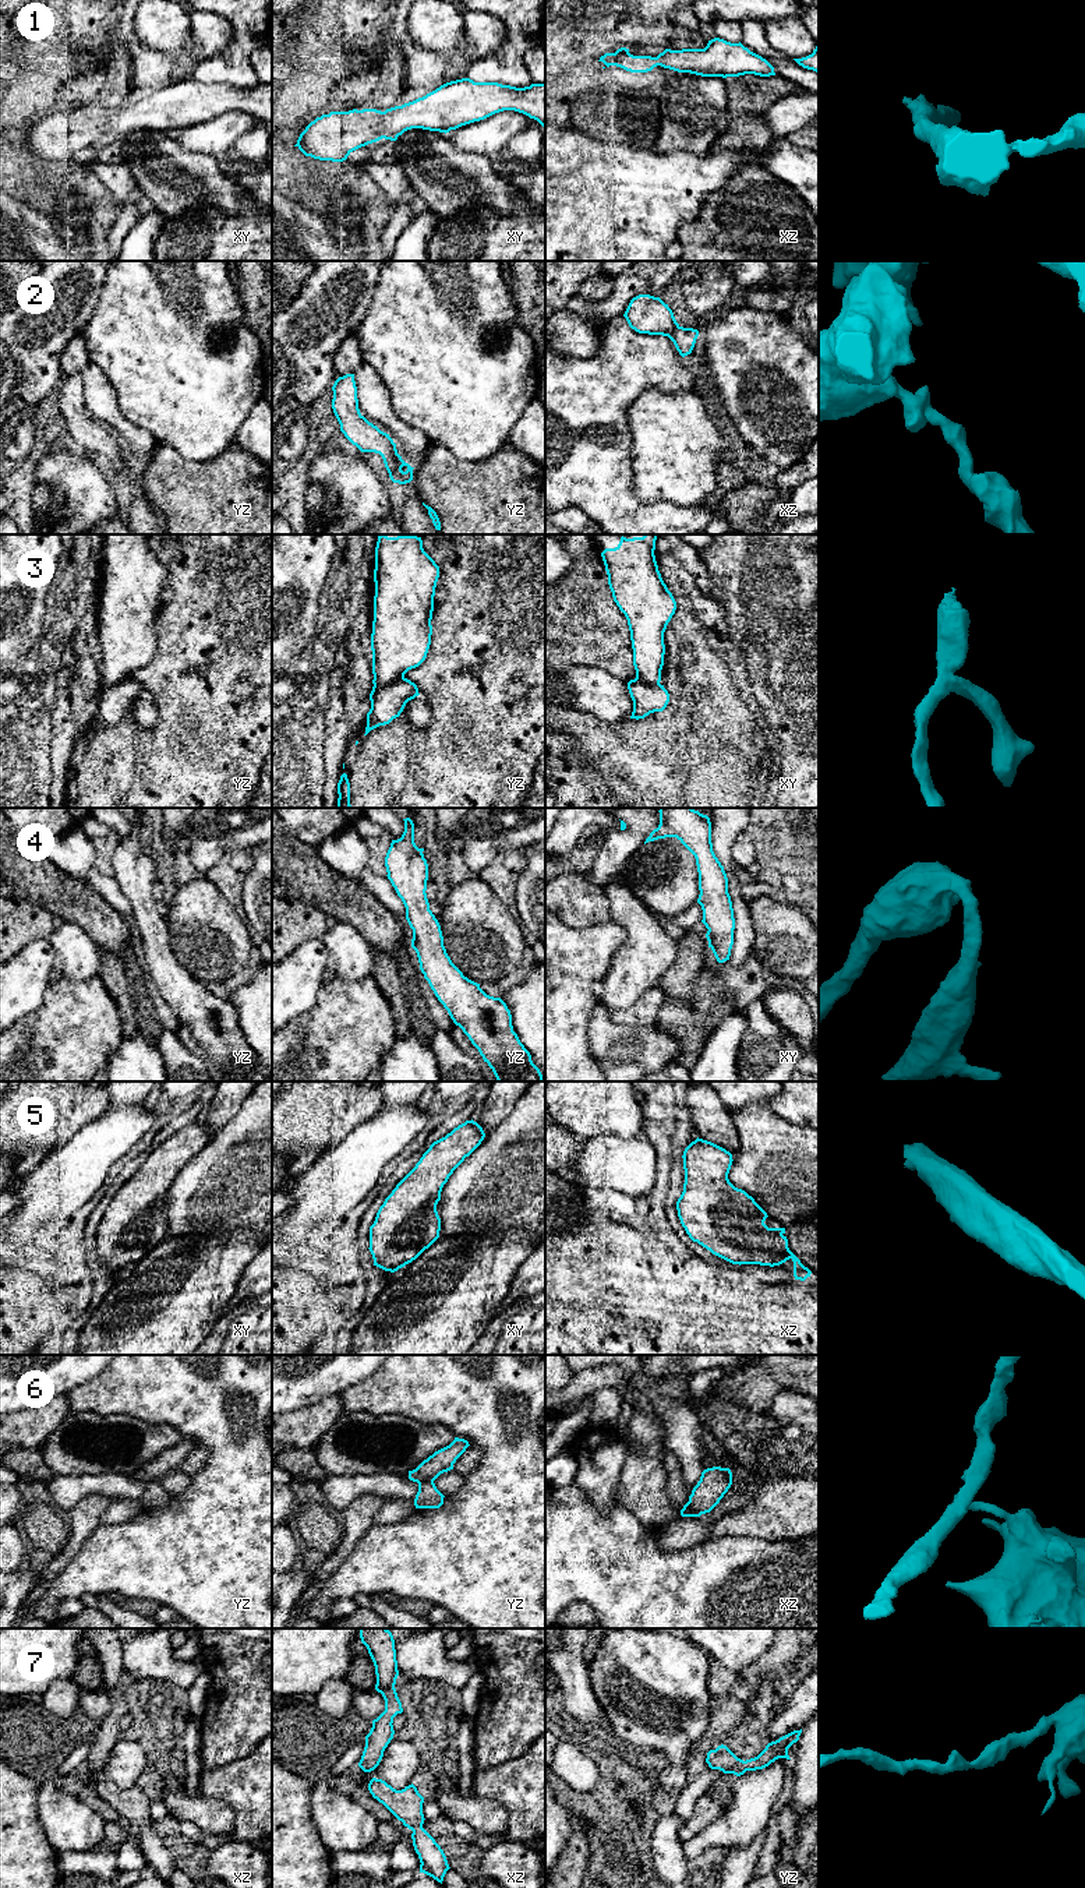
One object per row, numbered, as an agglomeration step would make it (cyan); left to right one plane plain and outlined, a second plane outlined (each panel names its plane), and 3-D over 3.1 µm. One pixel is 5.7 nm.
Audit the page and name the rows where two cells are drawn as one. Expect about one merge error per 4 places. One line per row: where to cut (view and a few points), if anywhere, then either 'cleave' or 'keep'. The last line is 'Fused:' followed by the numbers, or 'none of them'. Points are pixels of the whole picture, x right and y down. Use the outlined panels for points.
1: cut none; keep
2: cut none; keep
3: cut yz (403, 676), (392, 683), (374, 685); cleave
4: cut none; keep
5: cut none; keep
6: cut yz (433, 1481), (421, 1481), (419, 1484); cleave
7: cut none; keep
Fused: 3, 6

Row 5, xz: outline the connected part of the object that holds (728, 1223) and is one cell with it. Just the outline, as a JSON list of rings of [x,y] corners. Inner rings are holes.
[[[696,1139],[683,1151],[683,1169],[685,1183],[683,1192],[676,1201],[678,1217],[682,1227],[693,1242],[697,1242],[713,1254],[732,1263],[732,1264],[760,1264],[760,1266],[780,1266],[787,1260],[794,1261],[795,1280],[805,1281],[810,1277],[812,1271],[805,1267],[801,1260],[789,1250],[788,1239],[784,1235],[785,1228],[768,1228],[764,1221],[768,1217],[767,1213],[749,1196],[745,1190],[735,1188],[728,1174],[732,1165],[732,1154],[725,1148],[703,1140]]]

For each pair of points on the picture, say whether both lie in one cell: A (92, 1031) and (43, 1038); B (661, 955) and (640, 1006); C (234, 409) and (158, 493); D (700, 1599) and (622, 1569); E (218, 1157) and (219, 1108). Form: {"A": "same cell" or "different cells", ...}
{"A": "same cell", "B": "different cells", "C": "different cells", "D": "same cell", "E": "different cells"}

